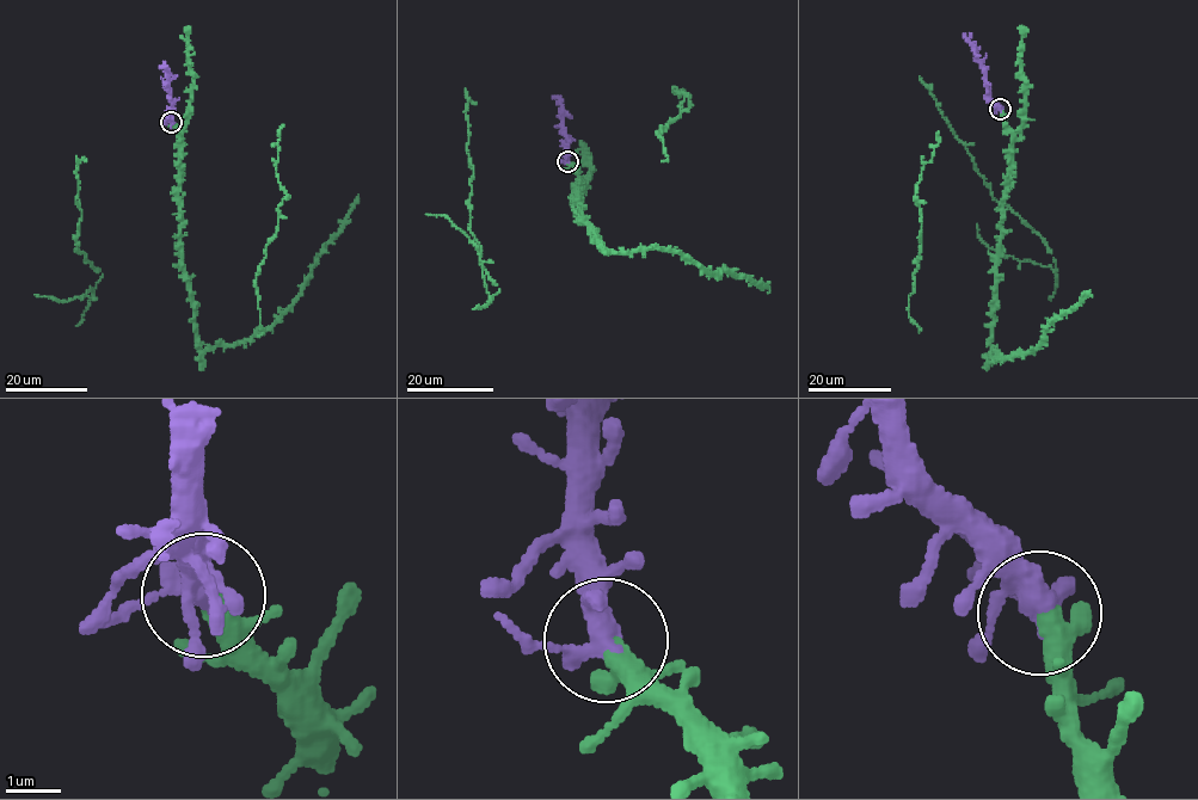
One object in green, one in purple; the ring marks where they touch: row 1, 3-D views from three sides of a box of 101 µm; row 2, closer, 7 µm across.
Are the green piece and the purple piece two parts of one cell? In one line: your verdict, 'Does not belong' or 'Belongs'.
Belongs

